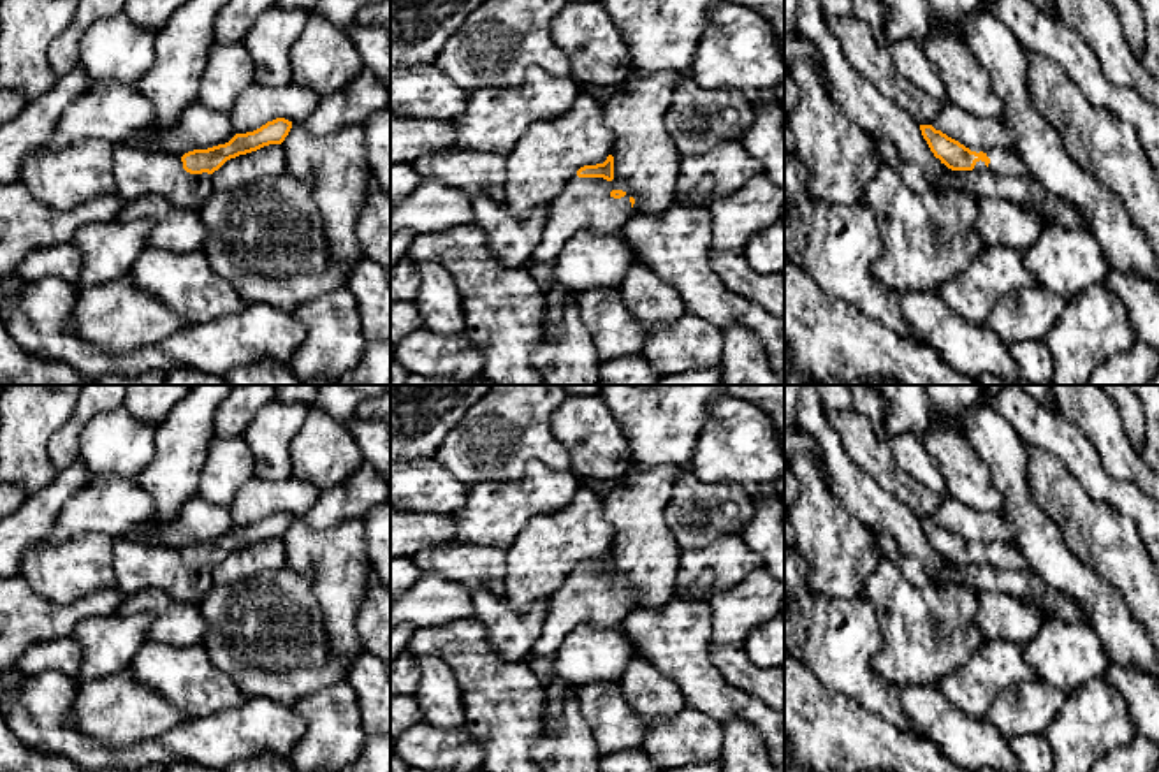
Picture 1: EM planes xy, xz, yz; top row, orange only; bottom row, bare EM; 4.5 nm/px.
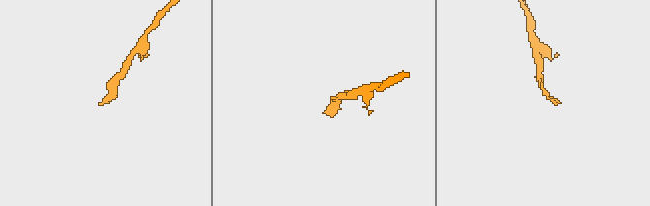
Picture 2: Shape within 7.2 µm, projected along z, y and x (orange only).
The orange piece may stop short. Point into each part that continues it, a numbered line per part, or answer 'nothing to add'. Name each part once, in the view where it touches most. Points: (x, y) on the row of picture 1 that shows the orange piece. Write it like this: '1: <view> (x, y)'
1: yz (1003, 162)

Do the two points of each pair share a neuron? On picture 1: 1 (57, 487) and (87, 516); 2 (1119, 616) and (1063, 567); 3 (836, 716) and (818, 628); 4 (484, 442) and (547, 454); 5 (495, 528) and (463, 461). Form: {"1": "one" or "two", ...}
{"1": "two", "2": "one", "3": "two", "4": "one", "5": "two"}

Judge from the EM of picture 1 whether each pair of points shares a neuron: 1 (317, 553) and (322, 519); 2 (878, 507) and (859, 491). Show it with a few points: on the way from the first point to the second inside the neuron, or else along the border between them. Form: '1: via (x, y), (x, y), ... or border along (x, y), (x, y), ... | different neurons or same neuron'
1: border along (301, 516), (315, 528), (331, 528), (361, 519) | different neurons
2: via (873, 505), (864, 496) | same neuron

